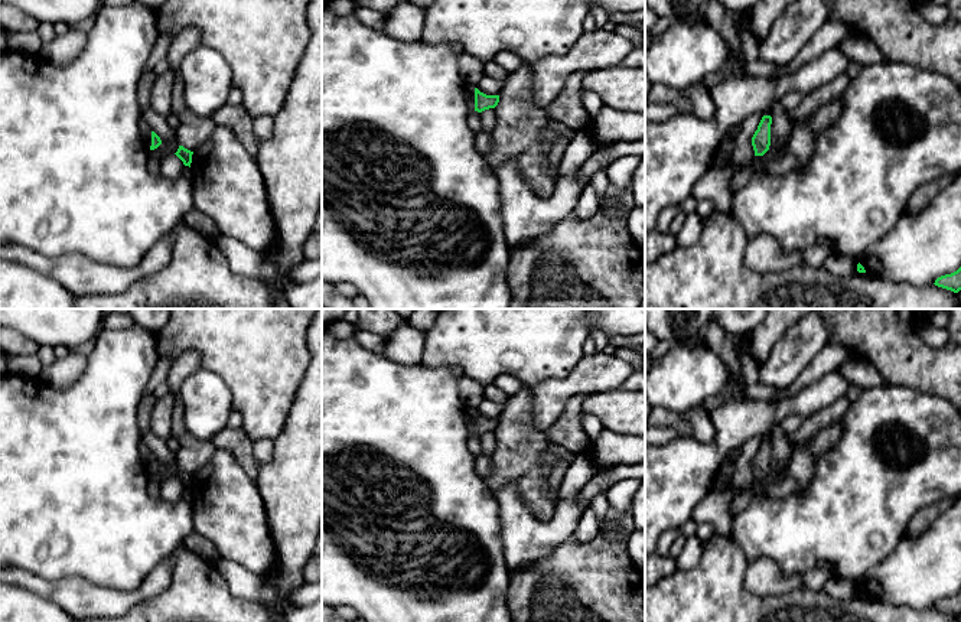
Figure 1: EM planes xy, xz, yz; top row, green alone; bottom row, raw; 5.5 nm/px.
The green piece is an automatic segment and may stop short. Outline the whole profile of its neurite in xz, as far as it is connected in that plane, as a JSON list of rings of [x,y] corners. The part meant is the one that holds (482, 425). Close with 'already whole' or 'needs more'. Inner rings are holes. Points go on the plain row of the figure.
[[[468,411],[466,414],[466,429],[468,434],[482,436],[489,432],[495,432],[499,426],[499,419],[486,419],[478,411]]]; needs more

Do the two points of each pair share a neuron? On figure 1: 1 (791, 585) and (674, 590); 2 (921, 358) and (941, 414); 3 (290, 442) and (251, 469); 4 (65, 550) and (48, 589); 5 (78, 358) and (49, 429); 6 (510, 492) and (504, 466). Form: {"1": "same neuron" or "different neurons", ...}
{"1": "different neurons", "2": "different neurons", "3": "different neurons", "4": "different neurons", "5": "different neurons", "6": "different neurons"}

